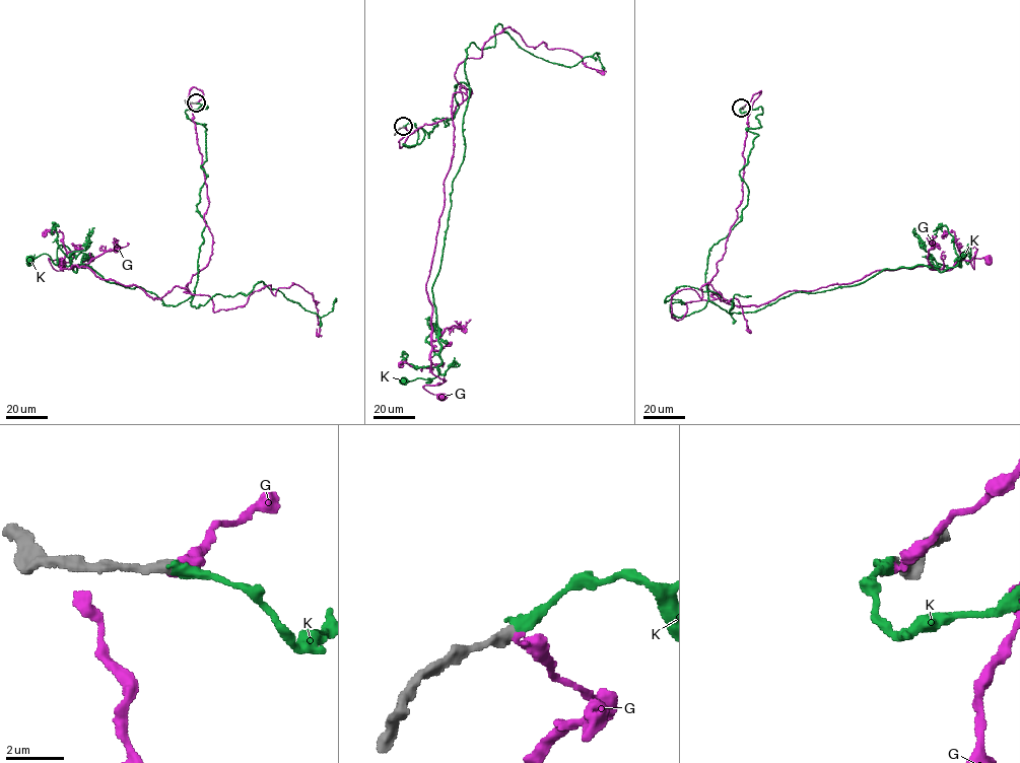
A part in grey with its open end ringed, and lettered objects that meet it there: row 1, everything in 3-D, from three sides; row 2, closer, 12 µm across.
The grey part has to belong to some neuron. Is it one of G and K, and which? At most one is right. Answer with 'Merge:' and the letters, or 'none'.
Merge: K

